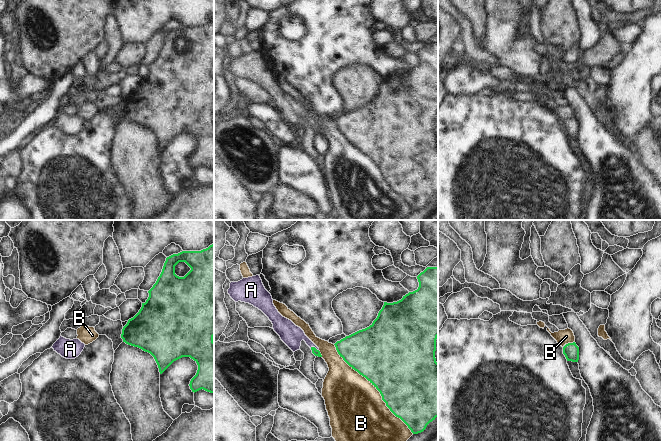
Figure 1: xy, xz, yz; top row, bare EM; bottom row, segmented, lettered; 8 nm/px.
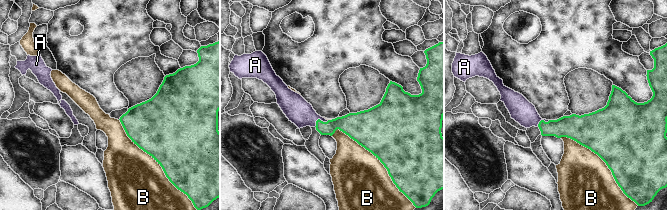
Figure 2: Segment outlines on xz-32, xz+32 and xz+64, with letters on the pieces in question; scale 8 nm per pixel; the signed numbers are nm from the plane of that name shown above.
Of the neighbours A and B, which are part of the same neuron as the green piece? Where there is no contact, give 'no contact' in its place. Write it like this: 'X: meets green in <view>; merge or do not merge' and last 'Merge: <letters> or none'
A: meets green in xz; merge
B: meets green in xz; do not merge
Merge: A

